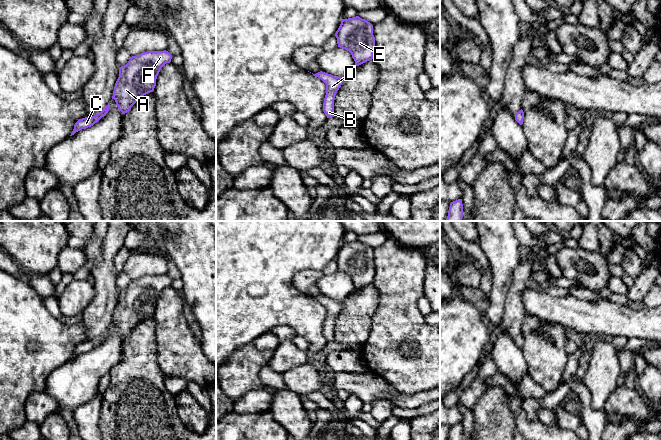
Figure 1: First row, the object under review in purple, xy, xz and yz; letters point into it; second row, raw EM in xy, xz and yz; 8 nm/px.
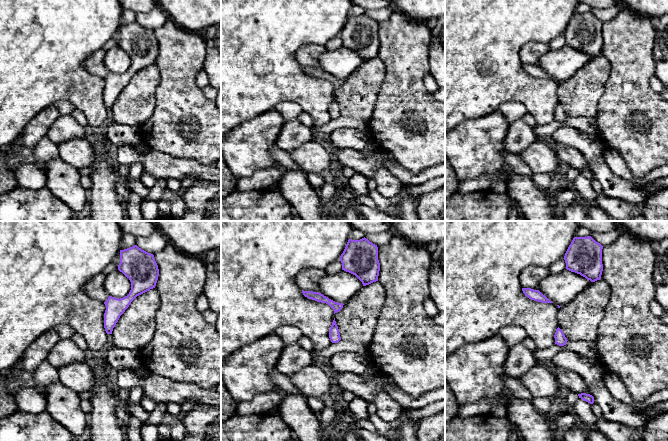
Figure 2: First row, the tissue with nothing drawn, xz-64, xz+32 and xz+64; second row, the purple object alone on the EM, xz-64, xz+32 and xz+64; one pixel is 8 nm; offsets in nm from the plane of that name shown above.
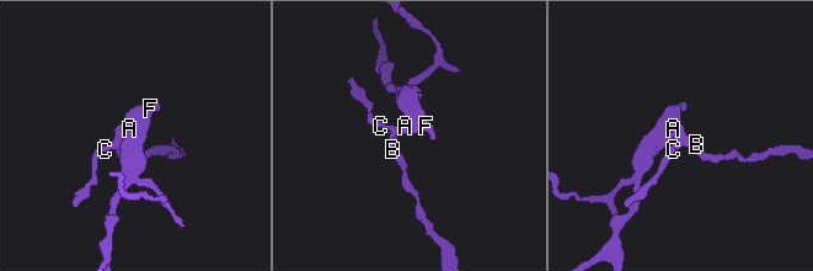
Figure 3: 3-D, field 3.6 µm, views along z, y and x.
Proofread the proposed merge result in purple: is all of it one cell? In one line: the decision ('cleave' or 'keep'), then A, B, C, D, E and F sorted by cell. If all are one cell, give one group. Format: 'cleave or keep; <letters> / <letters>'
keep; A B C D E F

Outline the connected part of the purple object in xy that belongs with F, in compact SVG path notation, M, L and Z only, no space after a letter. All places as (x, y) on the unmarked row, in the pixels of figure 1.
M148 275L132 280L128 287L119 292L112 323L123 338L140 322L154 315L161 292L170 287L172 279L164 275Z

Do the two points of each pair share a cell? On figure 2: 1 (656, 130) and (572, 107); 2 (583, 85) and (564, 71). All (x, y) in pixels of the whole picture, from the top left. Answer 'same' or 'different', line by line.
1: different
2: different

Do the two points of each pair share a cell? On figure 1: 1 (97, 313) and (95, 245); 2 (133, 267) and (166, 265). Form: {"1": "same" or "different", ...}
{"1": "different", "2": "same"}

